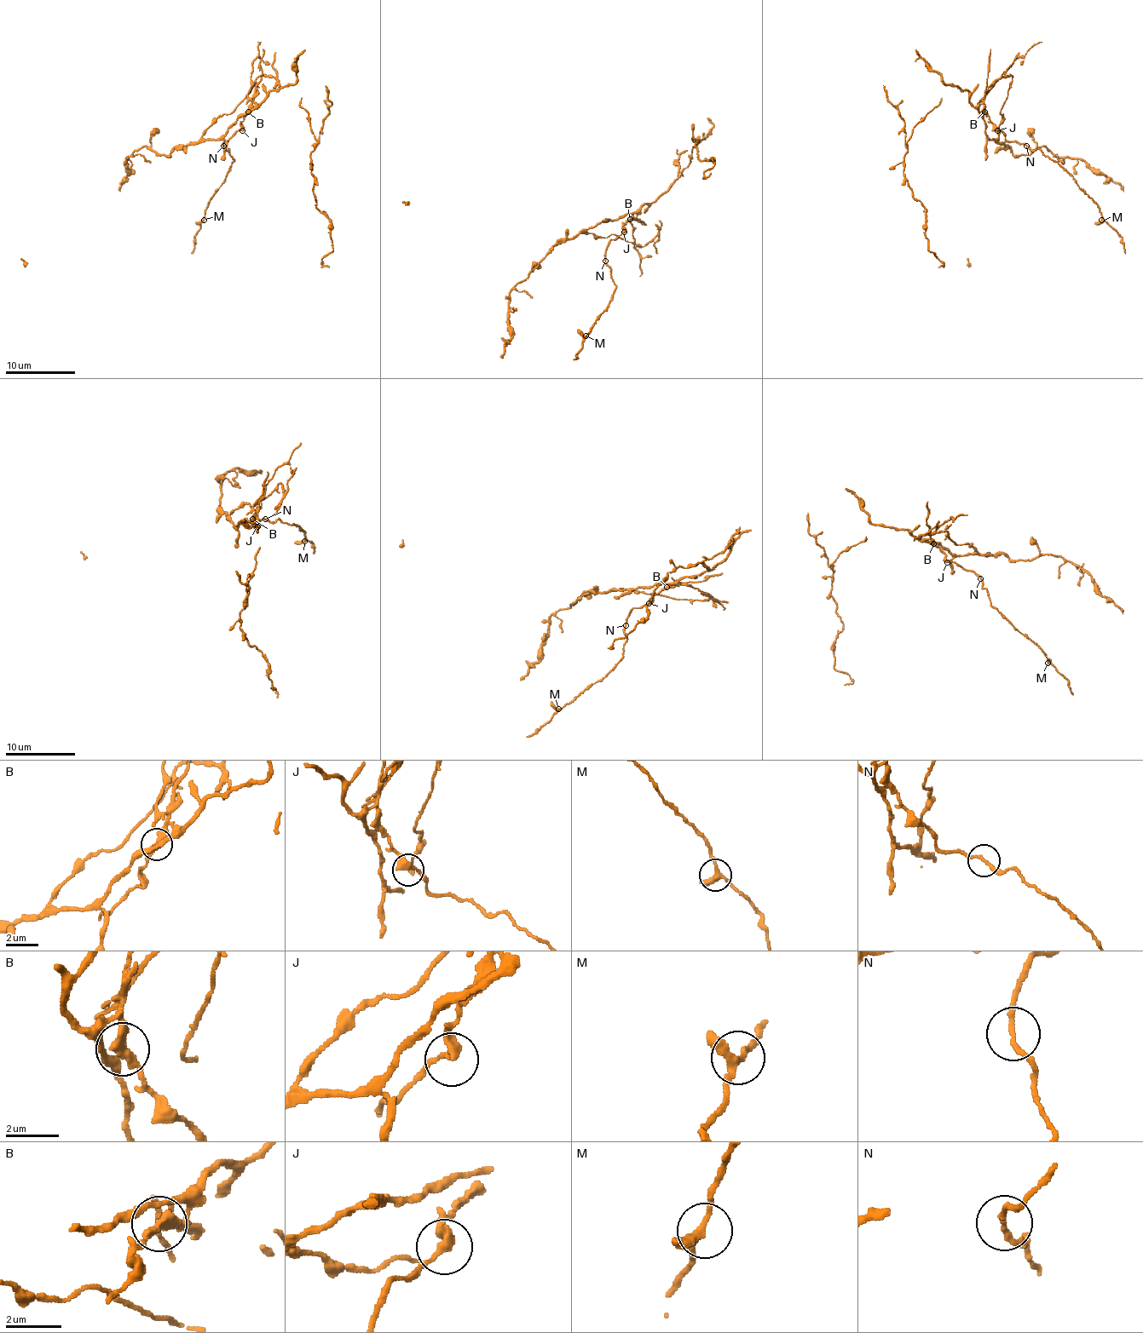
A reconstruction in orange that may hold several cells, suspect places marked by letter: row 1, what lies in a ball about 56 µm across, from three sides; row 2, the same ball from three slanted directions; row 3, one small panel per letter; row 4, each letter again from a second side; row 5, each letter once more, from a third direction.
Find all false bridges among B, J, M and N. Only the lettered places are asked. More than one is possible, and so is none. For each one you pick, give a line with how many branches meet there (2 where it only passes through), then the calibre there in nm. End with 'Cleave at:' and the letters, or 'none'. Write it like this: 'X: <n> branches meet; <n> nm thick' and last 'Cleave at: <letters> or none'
B: 2 branches meet; 380 nm thick
Cleave at: B

